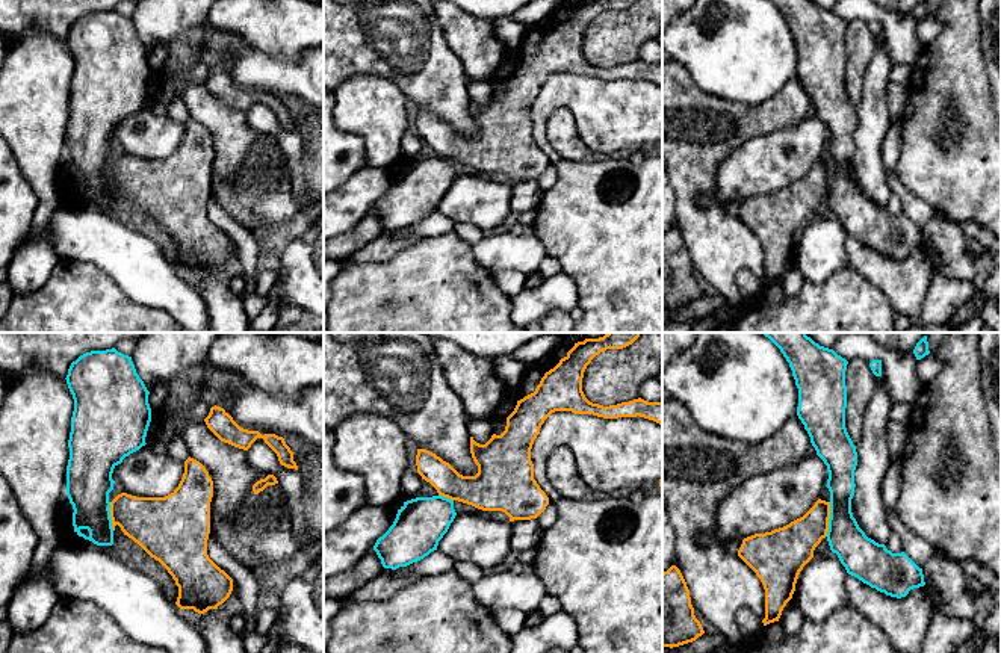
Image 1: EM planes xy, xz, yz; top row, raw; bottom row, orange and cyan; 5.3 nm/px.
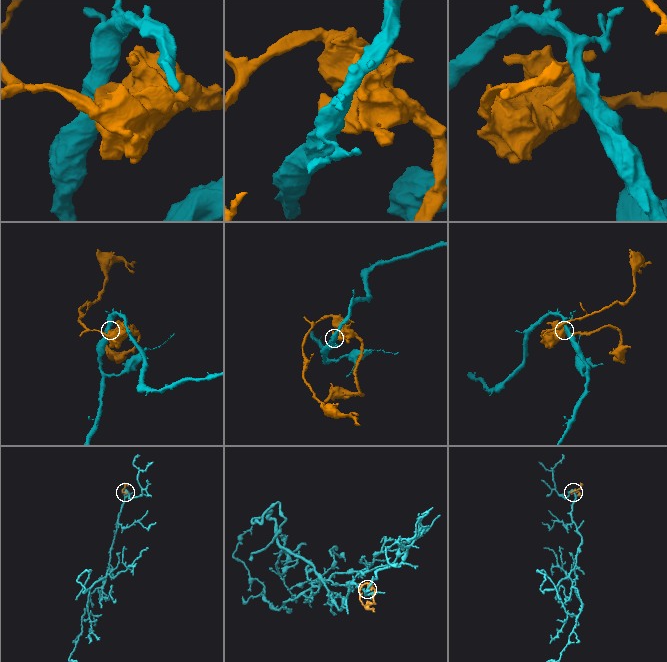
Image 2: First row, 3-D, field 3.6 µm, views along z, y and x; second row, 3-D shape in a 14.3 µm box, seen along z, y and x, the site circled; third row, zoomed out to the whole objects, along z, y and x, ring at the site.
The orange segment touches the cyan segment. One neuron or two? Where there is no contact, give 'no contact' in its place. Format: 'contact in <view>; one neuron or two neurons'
contact in yz; two neurons

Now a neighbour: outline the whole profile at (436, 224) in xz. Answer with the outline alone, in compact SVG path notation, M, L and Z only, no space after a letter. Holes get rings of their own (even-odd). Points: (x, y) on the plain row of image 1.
M439 212L431 213L423 221L399 230L396 237L417 237L417 239L432 239L445 234L454 233L454 222Z

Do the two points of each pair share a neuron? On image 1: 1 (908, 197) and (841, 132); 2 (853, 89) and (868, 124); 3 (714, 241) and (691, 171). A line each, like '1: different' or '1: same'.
1: different
2: different
3: same

